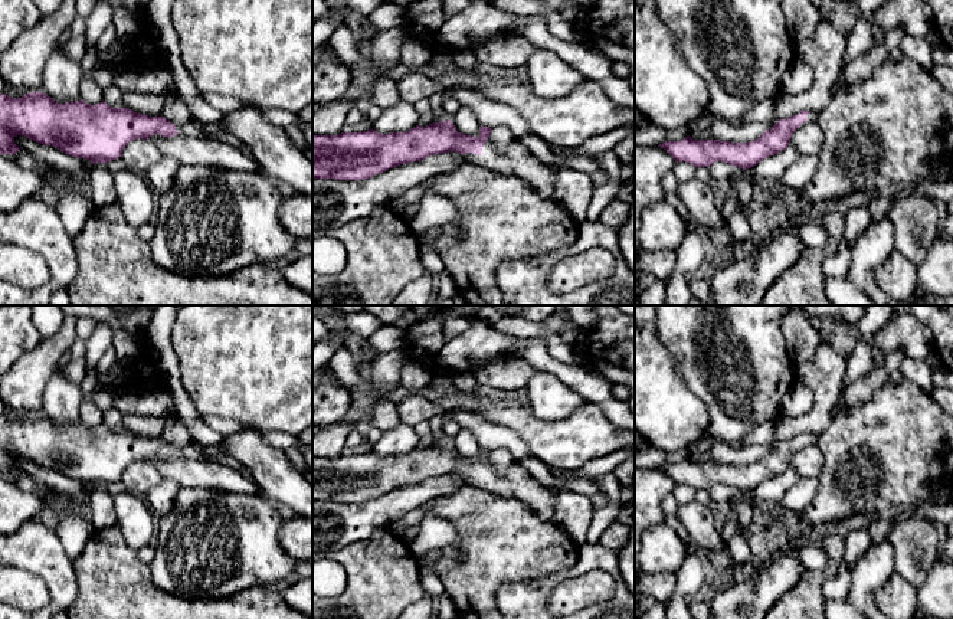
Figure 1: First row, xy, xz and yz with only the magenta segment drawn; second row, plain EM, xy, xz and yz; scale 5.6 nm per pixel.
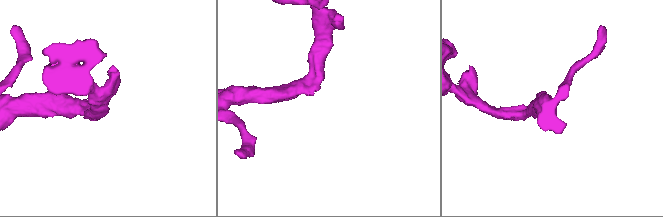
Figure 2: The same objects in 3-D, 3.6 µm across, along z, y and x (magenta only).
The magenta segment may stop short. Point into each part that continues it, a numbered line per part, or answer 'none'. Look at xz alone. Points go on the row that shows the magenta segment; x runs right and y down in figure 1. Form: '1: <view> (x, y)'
1: xz (516, 159)

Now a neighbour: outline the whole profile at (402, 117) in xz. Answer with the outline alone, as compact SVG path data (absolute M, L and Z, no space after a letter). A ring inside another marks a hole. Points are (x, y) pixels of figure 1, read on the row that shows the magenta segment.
M399 101L396 105L383 109L373 122L373 130L380 134L405 132L417 125L420 115L413 104Z

